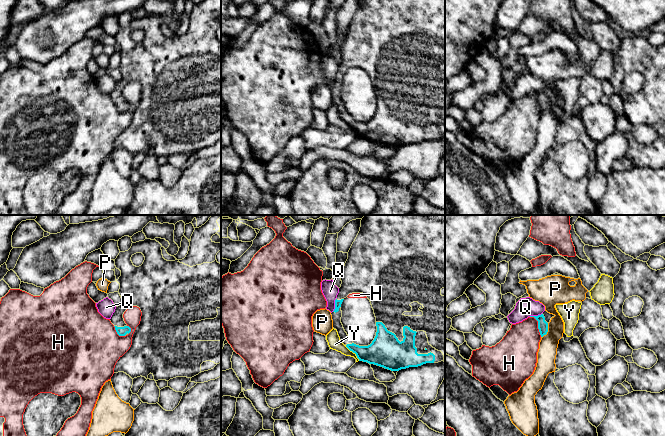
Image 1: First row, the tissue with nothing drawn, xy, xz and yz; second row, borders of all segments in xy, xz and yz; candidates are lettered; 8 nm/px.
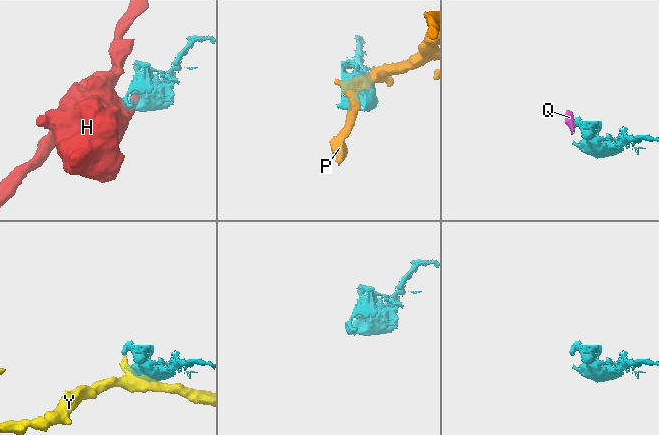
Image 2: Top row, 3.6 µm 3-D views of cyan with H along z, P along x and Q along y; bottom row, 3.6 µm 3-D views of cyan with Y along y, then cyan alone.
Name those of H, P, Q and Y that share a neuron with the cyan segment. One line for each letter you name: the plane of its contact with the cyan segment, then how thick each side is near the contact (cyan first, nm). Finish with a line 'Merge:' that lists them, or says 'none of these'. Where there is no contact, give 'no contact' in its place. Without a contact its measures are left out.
Merge: none of these

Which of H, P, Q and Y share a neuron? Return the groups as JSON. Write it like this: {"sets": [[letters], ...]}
{"sets": [["H"], ["P"], ["Q", "Y"]]}

